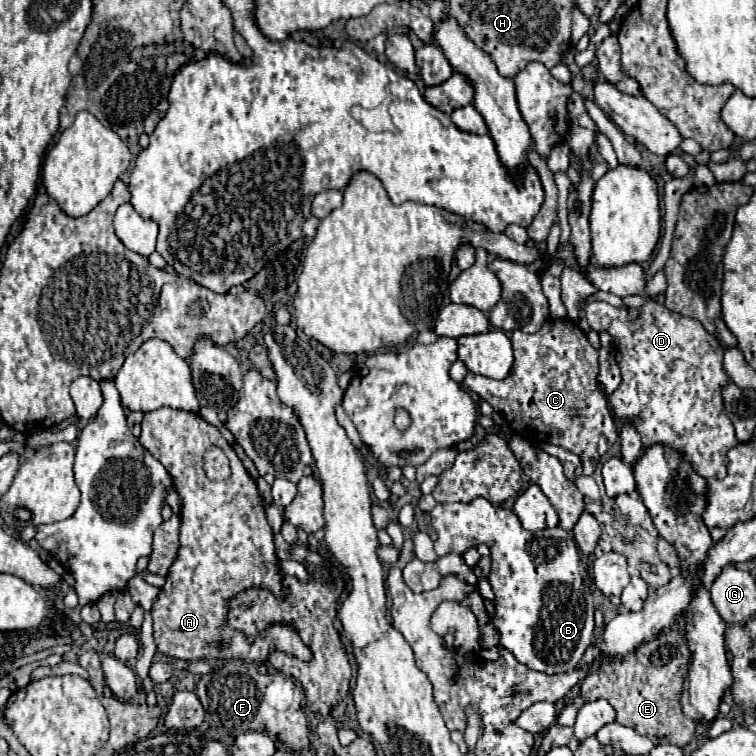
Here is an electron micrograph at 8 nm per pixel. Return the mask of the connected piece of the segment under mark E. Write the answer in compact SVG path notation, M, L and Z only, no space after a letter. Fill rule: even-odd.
M666 630L624 658L602 660L598 672L584 678L580 694L586 702L606 698L616 708L616 720L620 724L648 736L654 744L678 744L684 748L696 732L696 722L686 718L680 708L680 692L688 674L688 660L690 650L684 636L676 630Z

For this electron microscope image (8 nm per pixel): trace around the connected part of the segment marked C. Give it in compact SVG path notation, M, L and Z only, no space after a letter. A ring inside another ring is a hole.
M550 318L544 322L544 326L534 334L524 334L520 330L512 332L512 348L514 348L514 366L512 372L504 380L492 380L474 372L468 372L464 378L464 386L472 392L476 392L482 400L486 400L496 412L500 412L510 428L526 436L528 442L548 442L556 444L576 456L580 456L584 474L592 474L596 468L596 462L606 454L606 450L618 440L616 434L616 420L608 408L606 394L598 388L596 376L598 376L598 352L590 346L586 334L580 330L578 324L574 324L568 318Z

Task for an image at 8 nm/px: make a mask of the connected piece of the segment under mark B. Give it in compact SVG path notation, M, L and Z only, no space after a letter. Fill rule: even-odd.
M476 498L470 504L438 504L432 512L432 526L438 532L438 540L434 542L434 550L439 557L450 552L460 554L460 550L468 550L478 544L490 546L492 568L488 580L494 588L495 616L494 626L500 632L500 646L510 650L518 662L528 666L530 670L538 670L544 674L560 674L570 672L578 666L584 650L592 644L594 634L594 606L592 594L586 594L590 588L588 572L580 560L578 548L574 540L568 538L568 532L556 526L554 530L544 528L542 532L528 532L522 528L520 520L512 510L490 504L486 498Z

